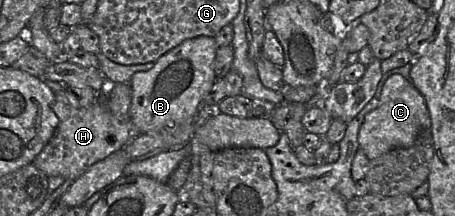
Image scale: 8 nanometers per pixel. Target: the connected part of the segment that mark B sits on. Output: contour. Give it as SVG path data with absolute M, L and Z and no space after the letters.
M215 37L188 39L162 55L151 70L132 76L129 118L141 134L155 133L182 123L195 124L195 116L216 81L213 62L217 48Z

